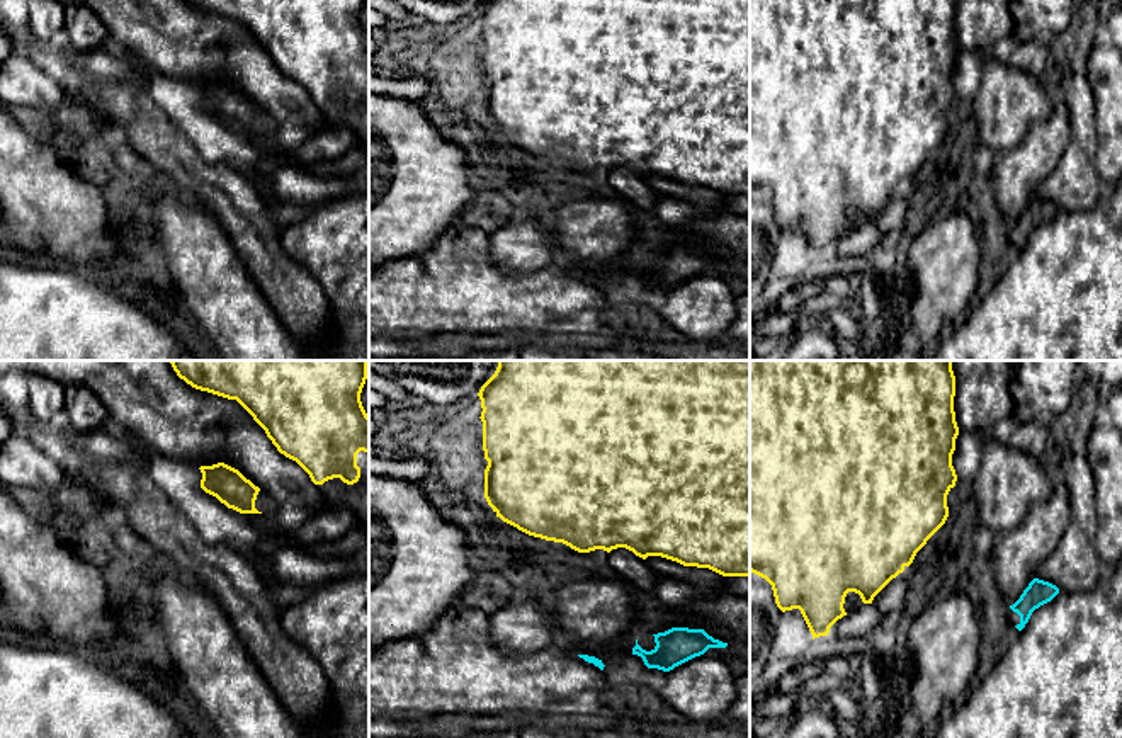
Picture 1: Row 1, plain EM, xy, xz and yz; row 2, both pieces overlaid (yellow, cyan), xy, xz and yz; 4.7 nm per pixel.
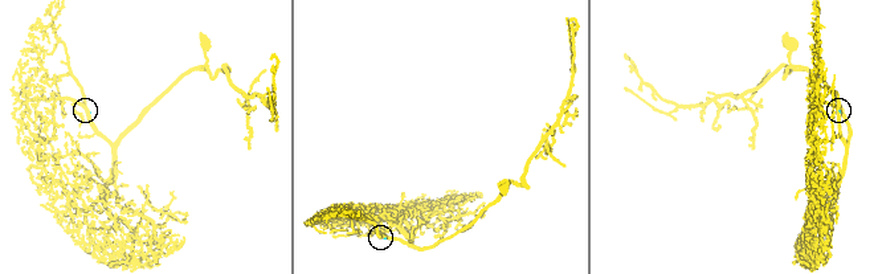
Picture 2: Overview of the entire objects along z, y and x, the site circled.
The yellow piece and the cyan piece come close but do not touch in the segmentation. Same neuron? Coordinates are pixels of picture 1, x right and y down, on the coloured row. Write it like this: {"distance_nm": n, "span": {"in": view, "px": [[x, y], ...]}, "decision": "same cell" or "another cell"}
{"distance_nm": 280, "span": {"in": "xz", "px": [[723, 575], [702, 630]]}, "decision": "another cell"}

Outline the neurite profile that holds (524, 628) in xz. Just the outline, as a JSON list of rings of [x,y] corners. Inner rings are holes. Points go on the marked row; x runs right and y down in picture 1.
[[[551,600],[512,602],[490,616],[493,646],[505,655],[530,655],[552,646],[559,631]]]

